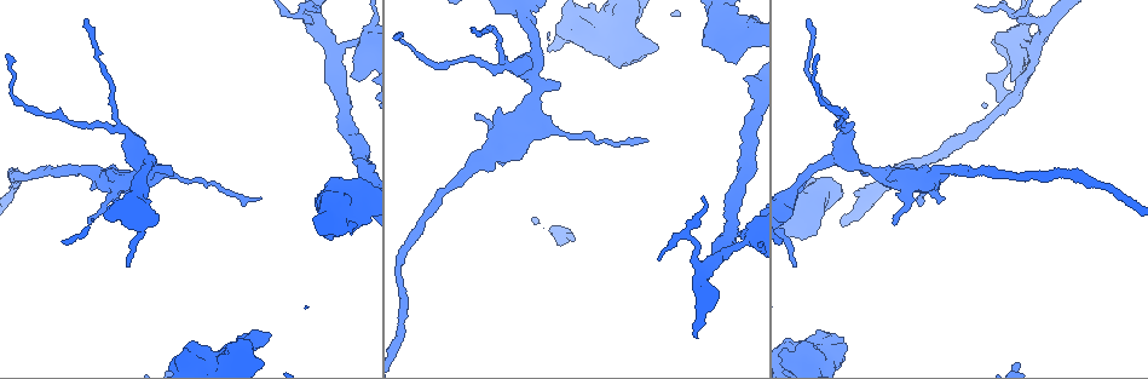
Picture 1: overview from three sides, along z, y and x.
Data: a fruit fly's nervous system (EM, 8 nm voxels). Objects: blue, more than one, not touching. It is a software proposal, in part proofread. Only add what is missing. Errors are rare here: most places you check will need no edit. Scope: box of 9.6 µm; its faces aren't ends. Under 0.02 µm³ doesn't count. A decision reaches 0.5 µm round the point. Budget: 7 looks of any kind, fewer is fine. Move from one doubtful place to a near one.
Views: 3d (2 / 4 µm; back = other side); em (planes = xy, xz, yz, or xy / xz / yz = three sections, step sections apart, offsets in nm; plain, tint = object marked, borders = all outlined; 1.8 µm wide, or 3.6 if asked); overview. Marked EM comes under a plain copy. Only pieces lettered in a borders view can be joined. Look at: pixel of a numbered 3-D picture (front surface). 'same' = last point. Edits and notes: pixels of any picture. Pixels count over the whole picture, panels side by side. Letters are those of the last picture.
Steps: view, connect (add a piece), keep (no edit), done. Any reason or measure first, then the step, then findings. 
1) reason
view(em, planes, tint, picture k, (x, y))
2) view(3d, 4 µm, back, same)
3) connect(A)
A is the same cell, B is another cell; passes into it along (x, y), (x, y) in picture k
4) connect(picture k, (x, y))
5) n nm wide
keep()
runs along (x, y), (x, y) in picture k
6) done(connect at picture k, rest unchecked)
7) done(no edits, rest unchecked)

calibre changes
view(em, xy, step 8, tint, picture 1, (555, 132))

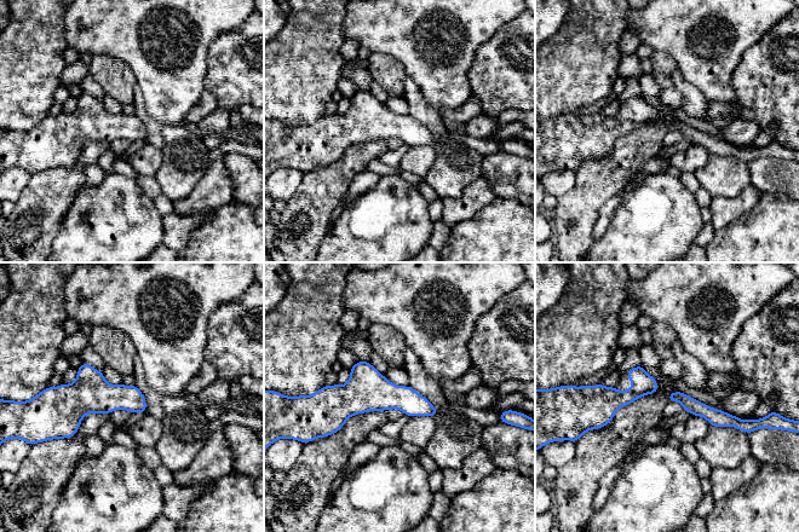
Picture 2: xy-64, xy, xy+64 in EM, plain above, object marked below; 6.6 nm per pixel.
view(em, xy, step 8, borders, same)

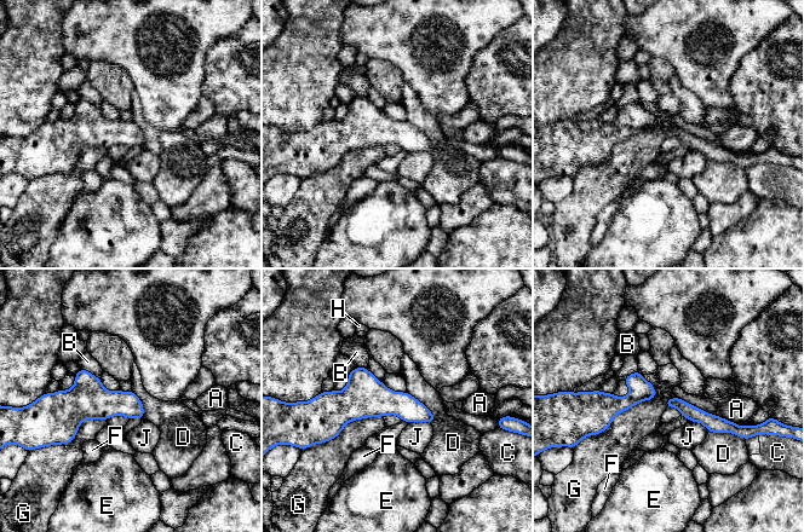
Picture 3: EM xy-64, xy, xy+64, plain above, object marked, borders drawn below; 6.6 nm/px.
100 nm wide
keep()
A, B, C, D, E, F, G, H and J are other cells; border along (655, 386), (652, 399), (591, 435) in picture 3; none of them fits

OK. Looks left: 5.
thick turns thin
view(3d, 4 µm, picture 1, (506, 64))

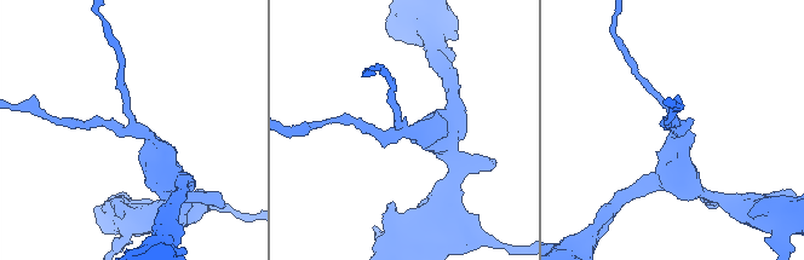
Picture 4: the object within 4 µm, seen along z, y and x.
3 arms
view(em, xz, step 4, tint, picture 4, (676, 131))

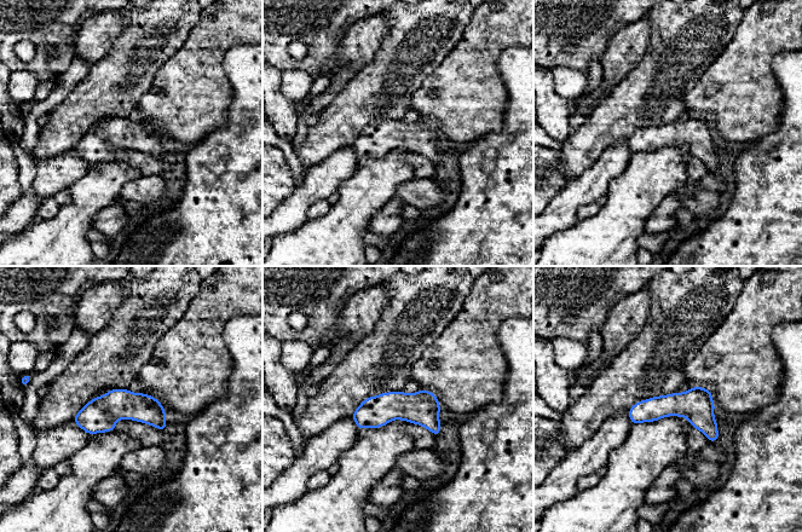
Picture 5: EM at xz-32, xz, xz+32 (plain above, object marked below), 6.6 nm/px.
view(em, planes, borders, same)

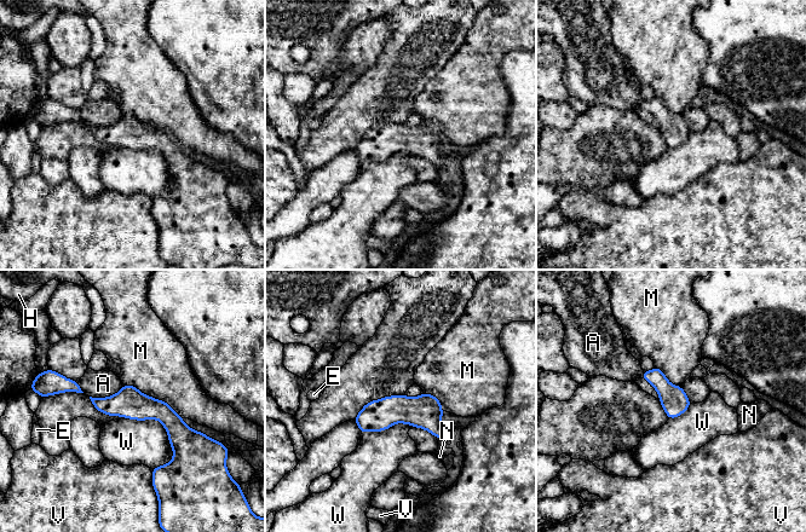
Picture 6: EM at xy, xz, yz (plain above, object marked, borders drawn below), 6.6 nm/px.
keep()
A, E, H, M, N, V and W are other cells; none of them fits

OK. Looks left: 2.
thin end
view(3d, 2 µm, picture 1, (645, 141))

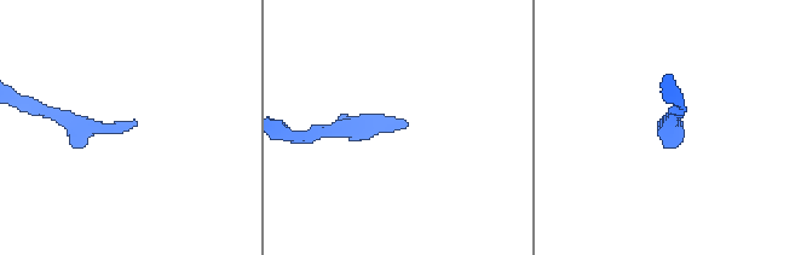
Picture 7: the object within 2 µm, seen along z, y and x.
view(em, planes, borders, picture 7, (669, 126))

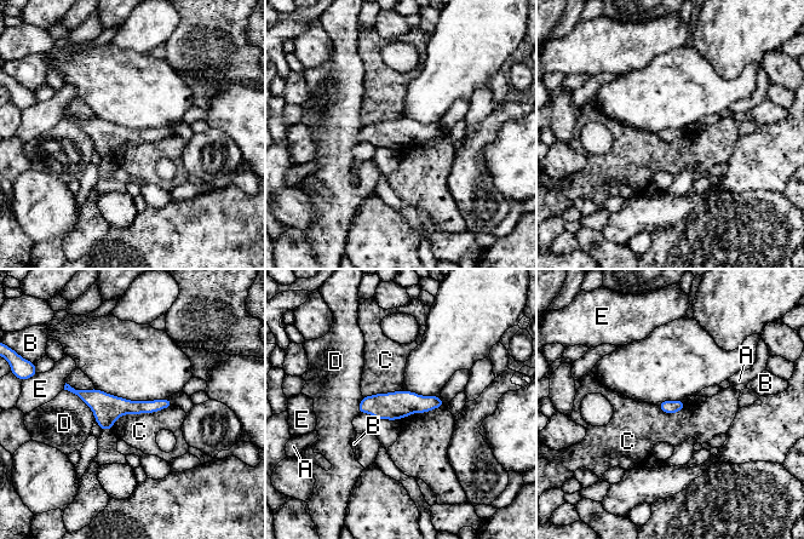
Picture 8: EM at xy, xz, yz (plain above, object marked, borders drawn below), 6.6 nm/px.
keep()
A, B, C, D and E are other cells; none of them fits

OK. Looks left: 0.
done(no edits, rest unchecked)

